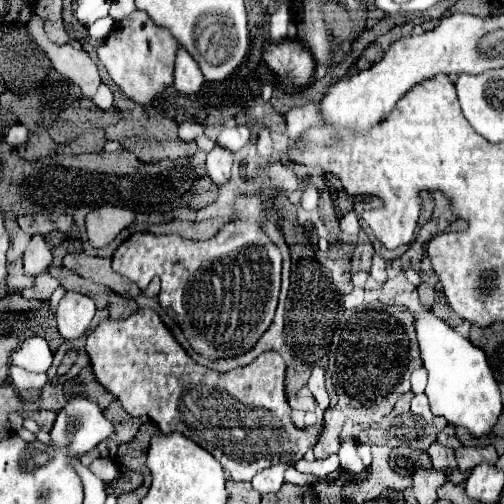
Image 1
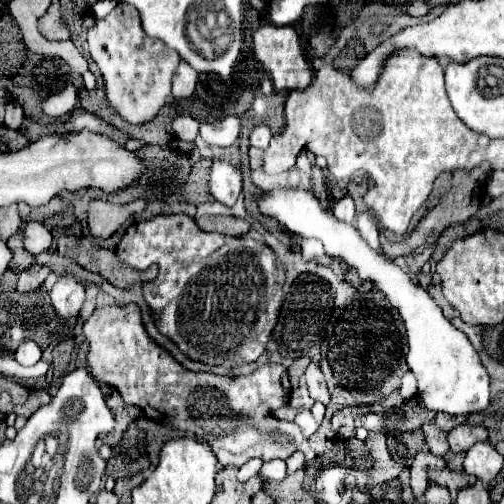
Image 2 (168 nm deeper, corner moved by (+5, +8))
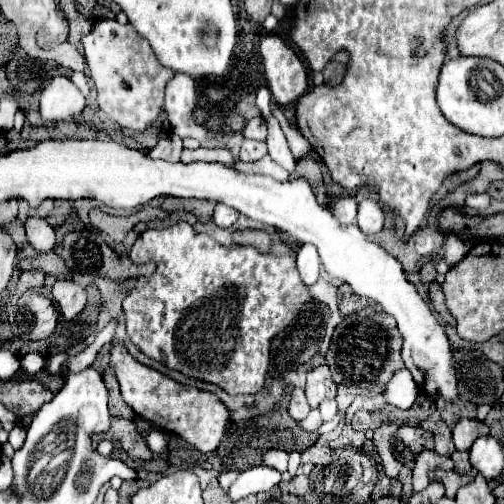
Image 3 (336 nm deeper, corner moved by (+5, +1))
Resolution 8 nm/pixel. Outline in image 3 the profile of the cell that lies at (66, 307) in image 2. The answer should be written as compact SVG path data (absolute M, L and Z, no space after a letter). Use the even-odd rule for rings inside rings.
M59 279L53 285L51 293L53 293L53 301L59 305L59 311L67 321L77 317L87 303L85 289L81 285L77 285L75 281L69 281L69 279Z

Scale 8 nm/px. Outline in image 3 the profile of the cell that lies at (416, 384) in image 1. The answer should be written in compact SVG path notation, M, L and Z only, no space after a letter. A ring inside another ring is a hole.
M399 369L393 373L393 377L389 379L385 391L385 401L397 409L409 409L419 395L419 387L413 381L413 375L409 373L409 369Z

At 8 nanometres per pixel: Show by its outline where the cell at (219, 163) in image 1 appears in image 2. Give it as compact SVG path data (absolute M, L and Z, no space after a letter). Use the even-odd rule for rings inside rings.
M213 160L209 168L209 190L225 206L233 206L241 194L241 172L225 160Z

